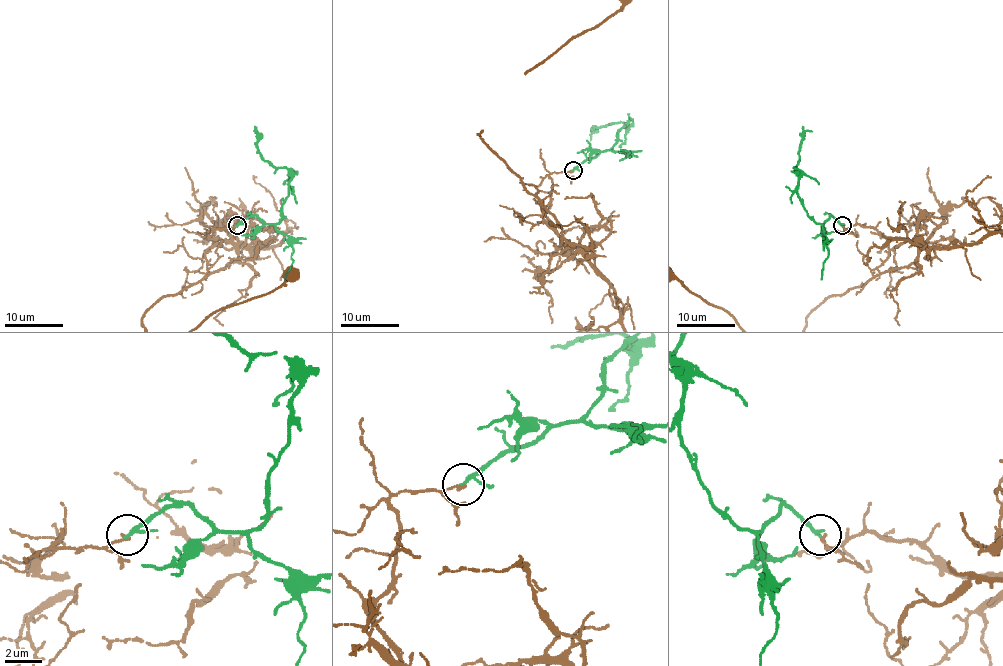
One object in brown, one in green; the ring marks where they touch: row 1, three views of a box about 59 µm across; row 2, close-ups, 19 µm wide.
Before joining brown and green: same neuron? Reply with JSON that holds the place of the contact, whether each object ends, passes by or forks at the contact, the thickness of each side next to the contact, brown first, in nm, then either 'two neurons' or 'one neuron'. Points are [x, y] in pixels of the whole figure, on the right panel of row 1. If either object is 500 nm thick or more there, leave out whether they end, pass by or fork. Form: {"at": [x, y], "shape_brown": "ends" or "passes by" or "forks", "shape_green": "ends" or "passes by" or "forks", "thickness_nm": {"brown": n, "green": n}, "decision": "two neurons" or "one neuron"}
{"at": [842, 225], "shape_brown": "ends", "shape_green": "passes by", "thickness_nm": {"brown": 160, "green": 150}, "decision": "two neurons"}

